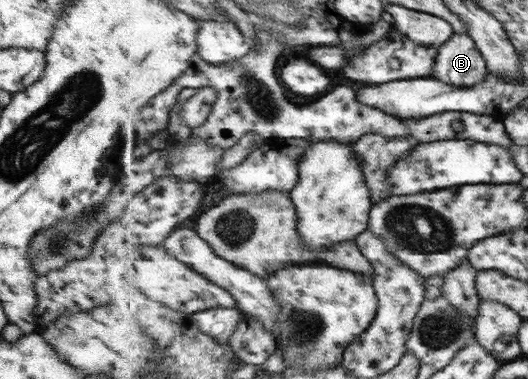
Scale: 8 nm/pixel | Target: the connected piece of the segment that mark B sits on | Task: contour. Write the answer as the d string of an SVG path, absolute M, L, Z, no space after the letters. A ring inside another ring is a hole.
M454 33L451 41L444 43L438 50L435 69L432 73L437 79L457 87L473 87L486 80L486 75L489 74L488 64L480 48L476 46L476 40L467 33Z

